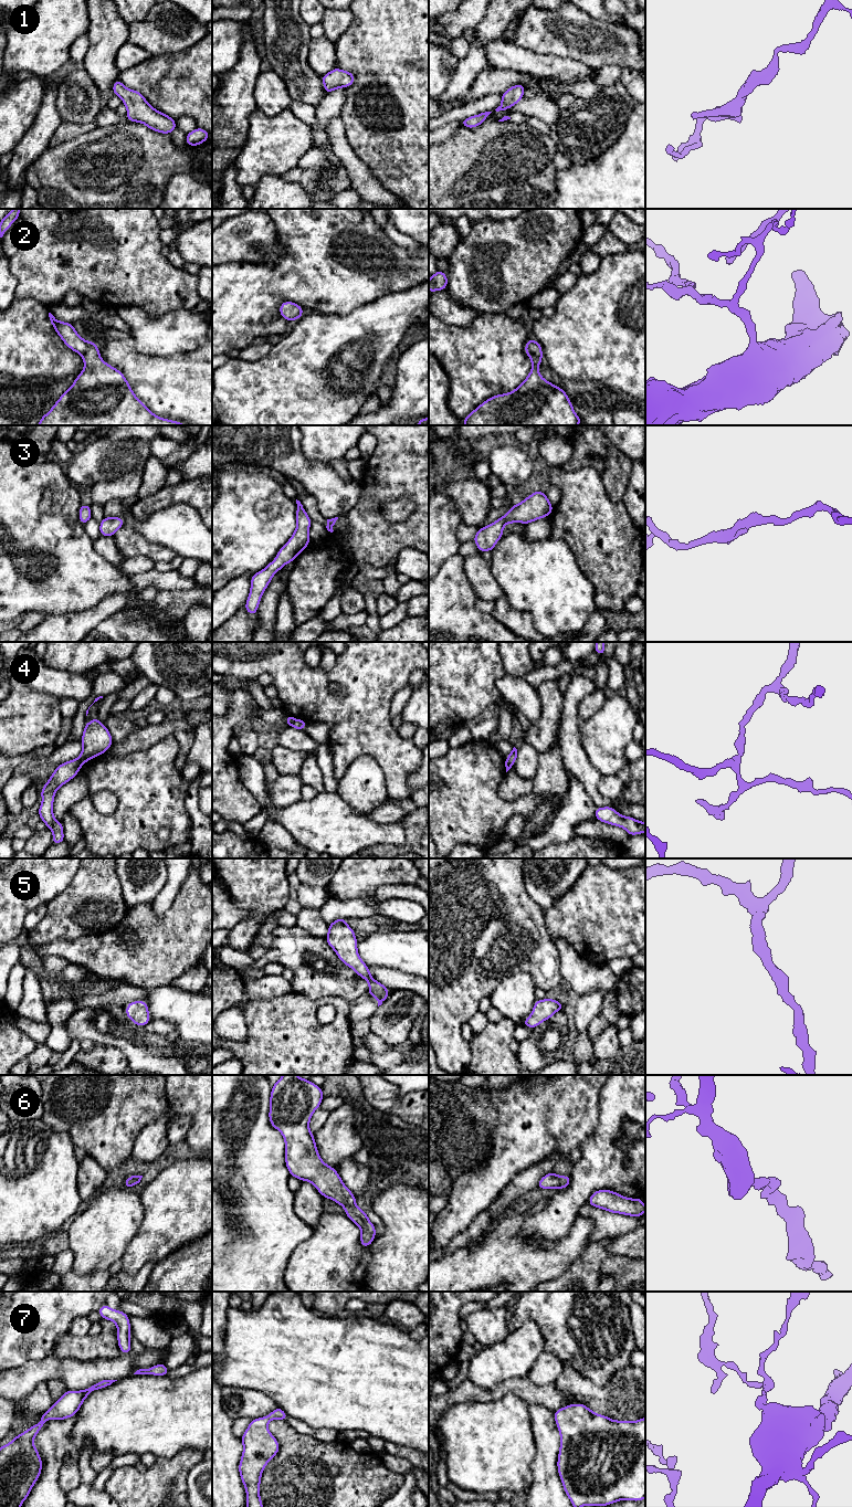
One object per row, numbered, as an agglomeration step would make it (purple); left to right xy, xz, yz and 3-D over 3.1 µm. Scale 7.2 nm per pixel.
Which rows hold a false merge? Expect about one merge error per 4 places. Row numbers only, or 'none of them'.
4

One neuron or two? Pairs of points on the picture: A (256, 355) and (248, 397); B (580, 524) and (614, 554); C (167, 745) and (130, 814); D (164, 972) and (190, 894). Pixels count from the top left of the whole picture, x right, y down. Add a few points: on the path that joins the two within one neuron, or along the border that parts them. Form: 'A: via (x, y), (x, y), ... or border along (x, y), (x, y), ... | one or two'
A: border along (272, 345), (271, 349), (256, 360), (239, 358) | two
B: via (589, 526), (607, 545) | one
C: via (157, 762), (149, 777), (148, 797) | one
D: via (164, 952), (190, 925), (190, 914) | one

